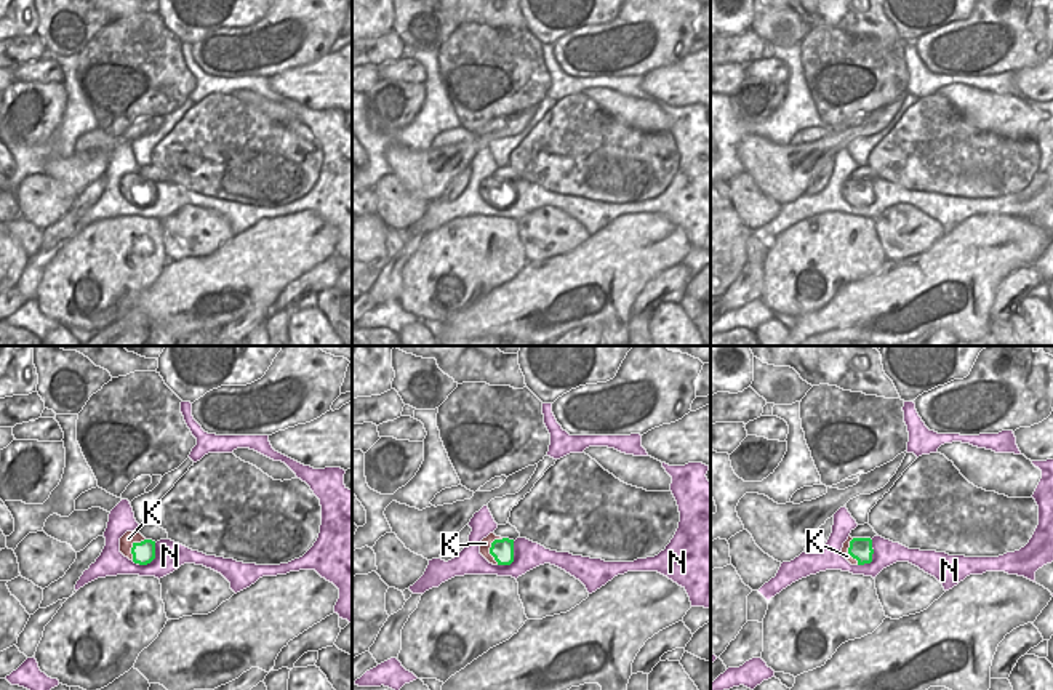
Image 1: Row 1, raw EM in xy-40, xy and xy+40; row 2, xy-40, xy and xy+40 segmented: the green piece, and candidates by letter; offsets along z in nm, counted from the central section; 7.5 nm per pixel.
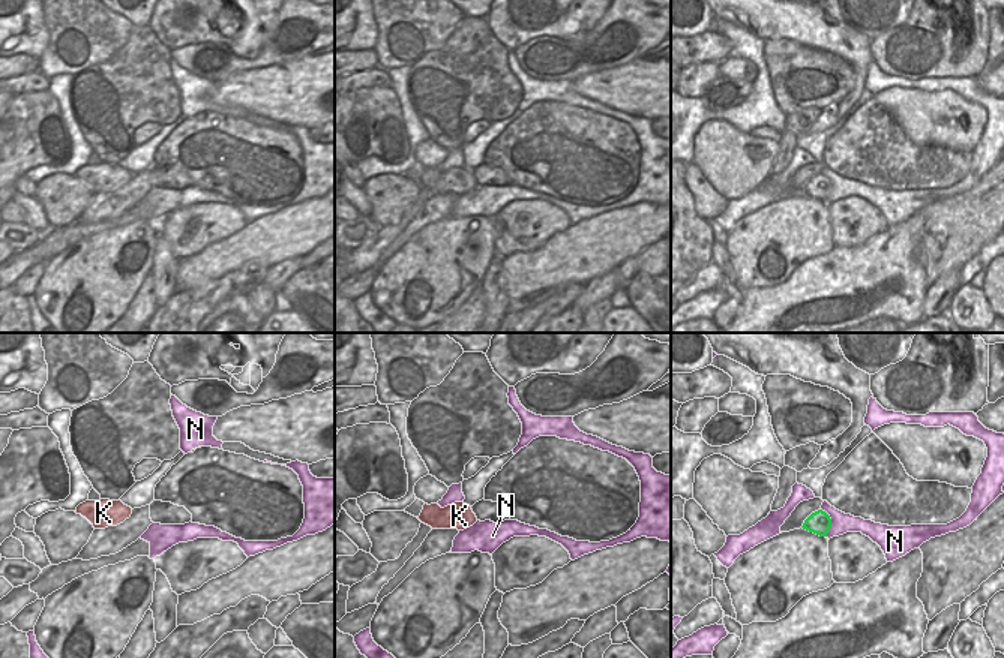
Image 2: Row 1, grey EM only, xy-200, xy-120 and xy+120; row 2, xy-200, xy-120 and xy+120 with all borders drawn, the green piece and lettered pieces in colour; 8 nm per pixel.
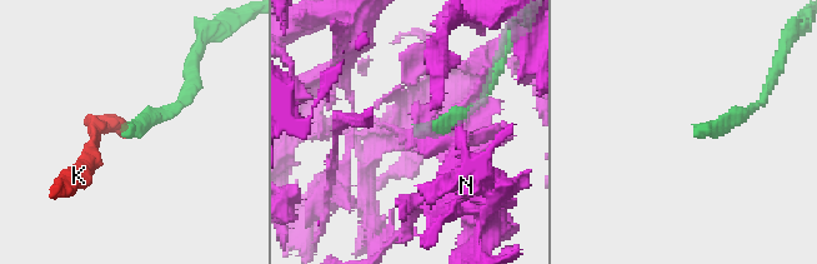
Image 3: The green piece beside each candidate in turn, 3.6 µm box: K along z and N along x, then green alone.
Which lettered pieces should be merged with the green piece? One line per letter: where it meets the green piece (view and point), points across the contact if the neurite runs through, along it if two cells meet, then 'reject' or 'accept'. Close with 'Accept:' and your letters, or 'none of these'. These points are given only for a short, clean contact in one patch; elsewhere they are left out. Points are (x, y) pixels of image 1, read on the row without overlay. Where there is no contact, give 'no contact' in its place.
K: meets green in xy at (490, 189); runs through xy (501, 191), (490, 189), (485, 184); accept
N: meets green in xy at (512, 200); reject
Accept: K

